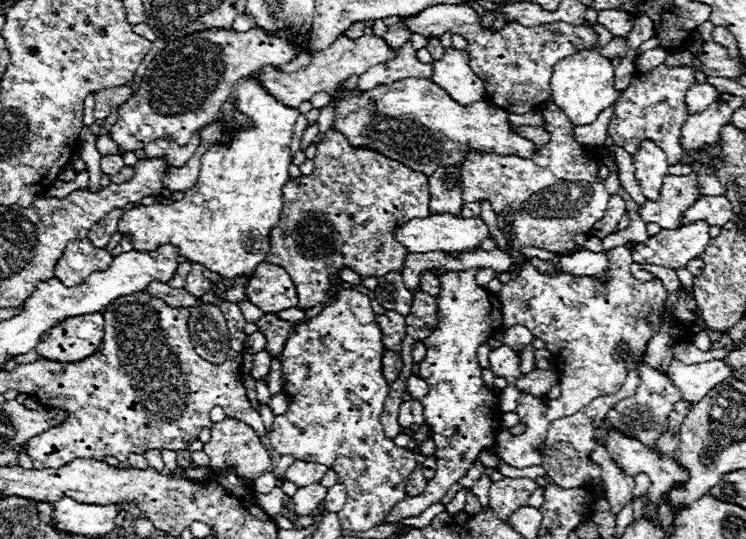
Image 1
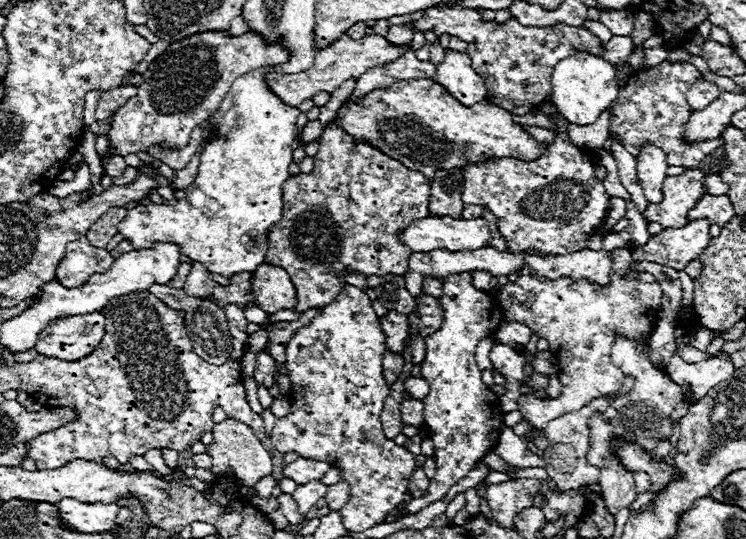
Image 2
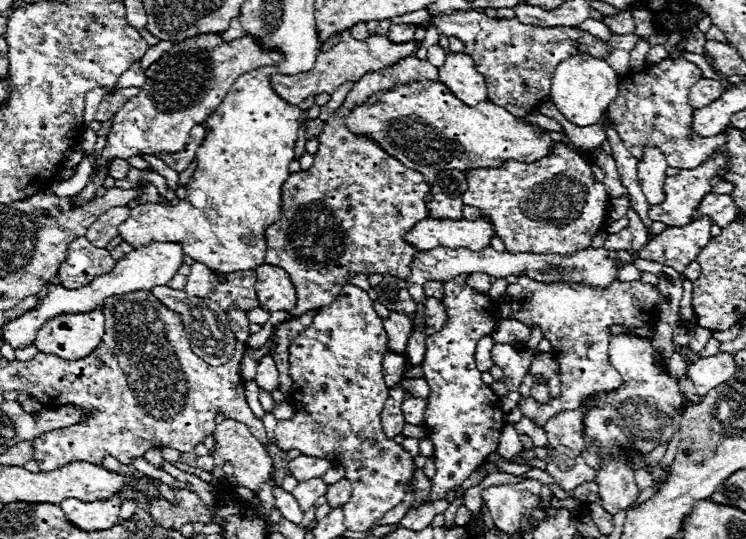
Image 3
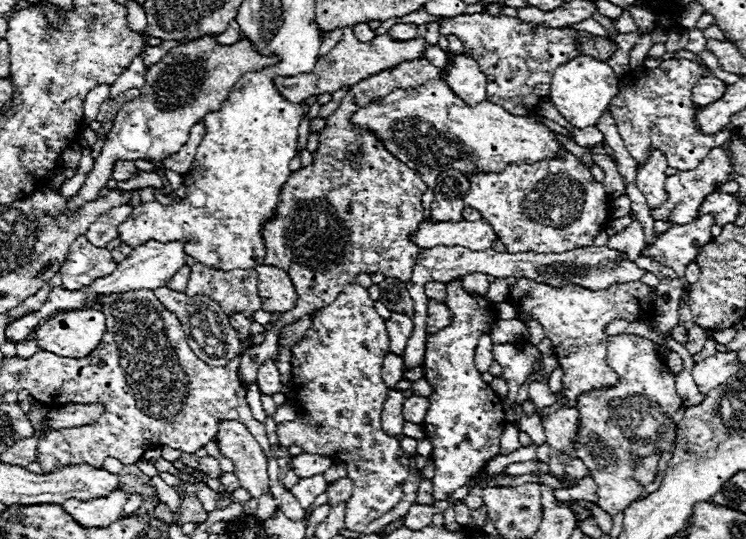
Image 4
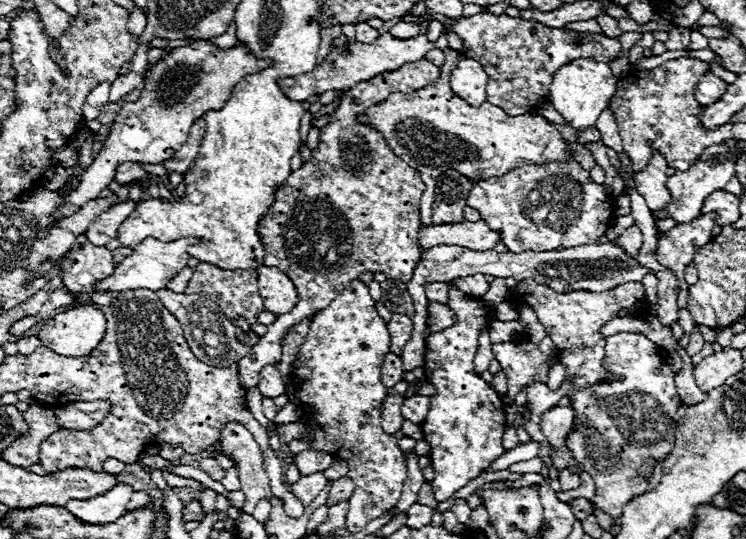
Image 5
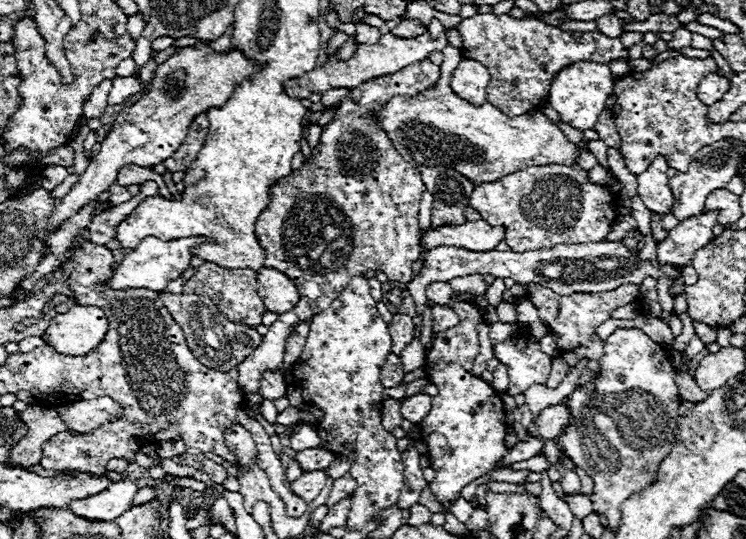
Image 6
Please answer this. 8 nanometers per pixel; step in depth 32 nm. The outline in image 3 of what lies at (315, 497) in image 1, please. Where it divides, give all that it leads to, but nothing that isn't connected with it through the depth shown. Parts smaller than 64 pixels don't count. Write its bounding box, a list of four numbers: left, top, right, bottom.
[292,478,326,512]

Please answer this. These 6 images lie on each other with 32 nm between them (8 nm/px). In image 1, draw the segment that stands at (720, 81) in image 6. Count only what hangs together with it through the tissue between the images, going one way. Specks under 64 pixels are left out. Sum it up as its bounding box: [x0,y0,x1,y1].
[686,84,718,114]

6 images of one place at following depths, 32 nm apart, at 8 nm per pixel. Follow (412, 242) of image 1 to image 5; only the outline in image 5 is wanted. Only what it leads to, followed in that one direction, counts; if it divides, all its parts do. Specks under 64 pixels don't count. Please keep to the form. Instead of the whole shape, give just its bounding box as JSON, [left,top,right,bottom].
[418,220,500,250]

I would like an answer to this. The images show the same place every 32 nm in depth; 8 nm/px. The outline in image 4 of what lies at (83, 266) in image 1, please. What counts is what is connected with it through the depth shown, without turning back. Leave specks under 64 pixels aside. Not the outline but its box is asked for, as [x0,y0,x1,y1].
[60,236,116,290]

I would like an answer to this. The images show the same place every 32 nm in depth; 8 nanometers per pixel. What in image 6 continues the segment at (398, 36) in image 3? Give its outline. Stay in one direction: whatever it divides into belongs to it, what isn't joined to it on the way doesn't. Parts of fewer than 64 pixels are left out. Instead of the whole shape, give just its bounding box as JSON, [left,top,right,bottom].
[392,20,426,38]

